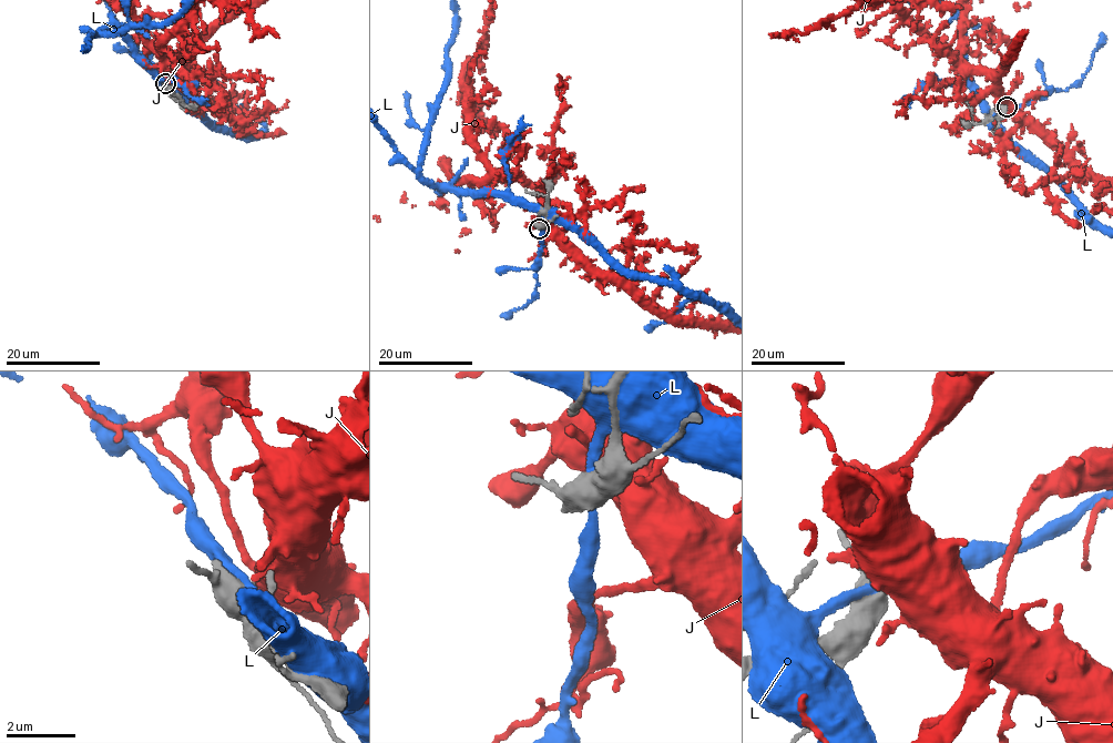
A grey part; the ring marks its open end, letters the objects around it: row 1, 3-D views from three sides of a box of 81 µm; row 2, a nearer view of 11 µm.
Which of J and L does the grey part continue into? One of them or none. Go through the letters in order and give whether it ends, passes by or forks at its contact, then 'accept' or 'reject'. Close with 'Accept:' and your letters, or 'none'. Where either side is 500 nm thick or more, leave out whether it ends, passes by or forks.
J: it ends | reject
L: reject
Accept: none

